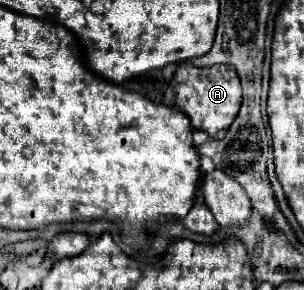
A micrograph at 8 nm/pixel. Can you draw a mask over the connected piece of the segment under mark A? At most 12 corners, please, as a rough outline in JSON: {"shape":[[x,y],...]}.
{"shape":[[178,65],[164,103],[224,137],[242,101],[230,65]]}

